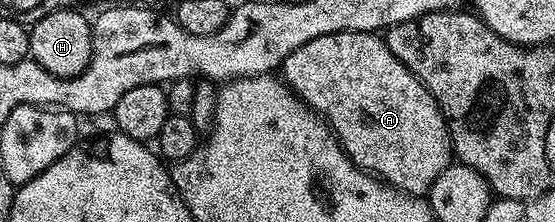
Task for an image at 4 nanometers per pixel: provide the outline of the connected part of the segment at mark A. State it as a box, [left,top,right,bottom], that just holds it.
[282,31,453,196]

